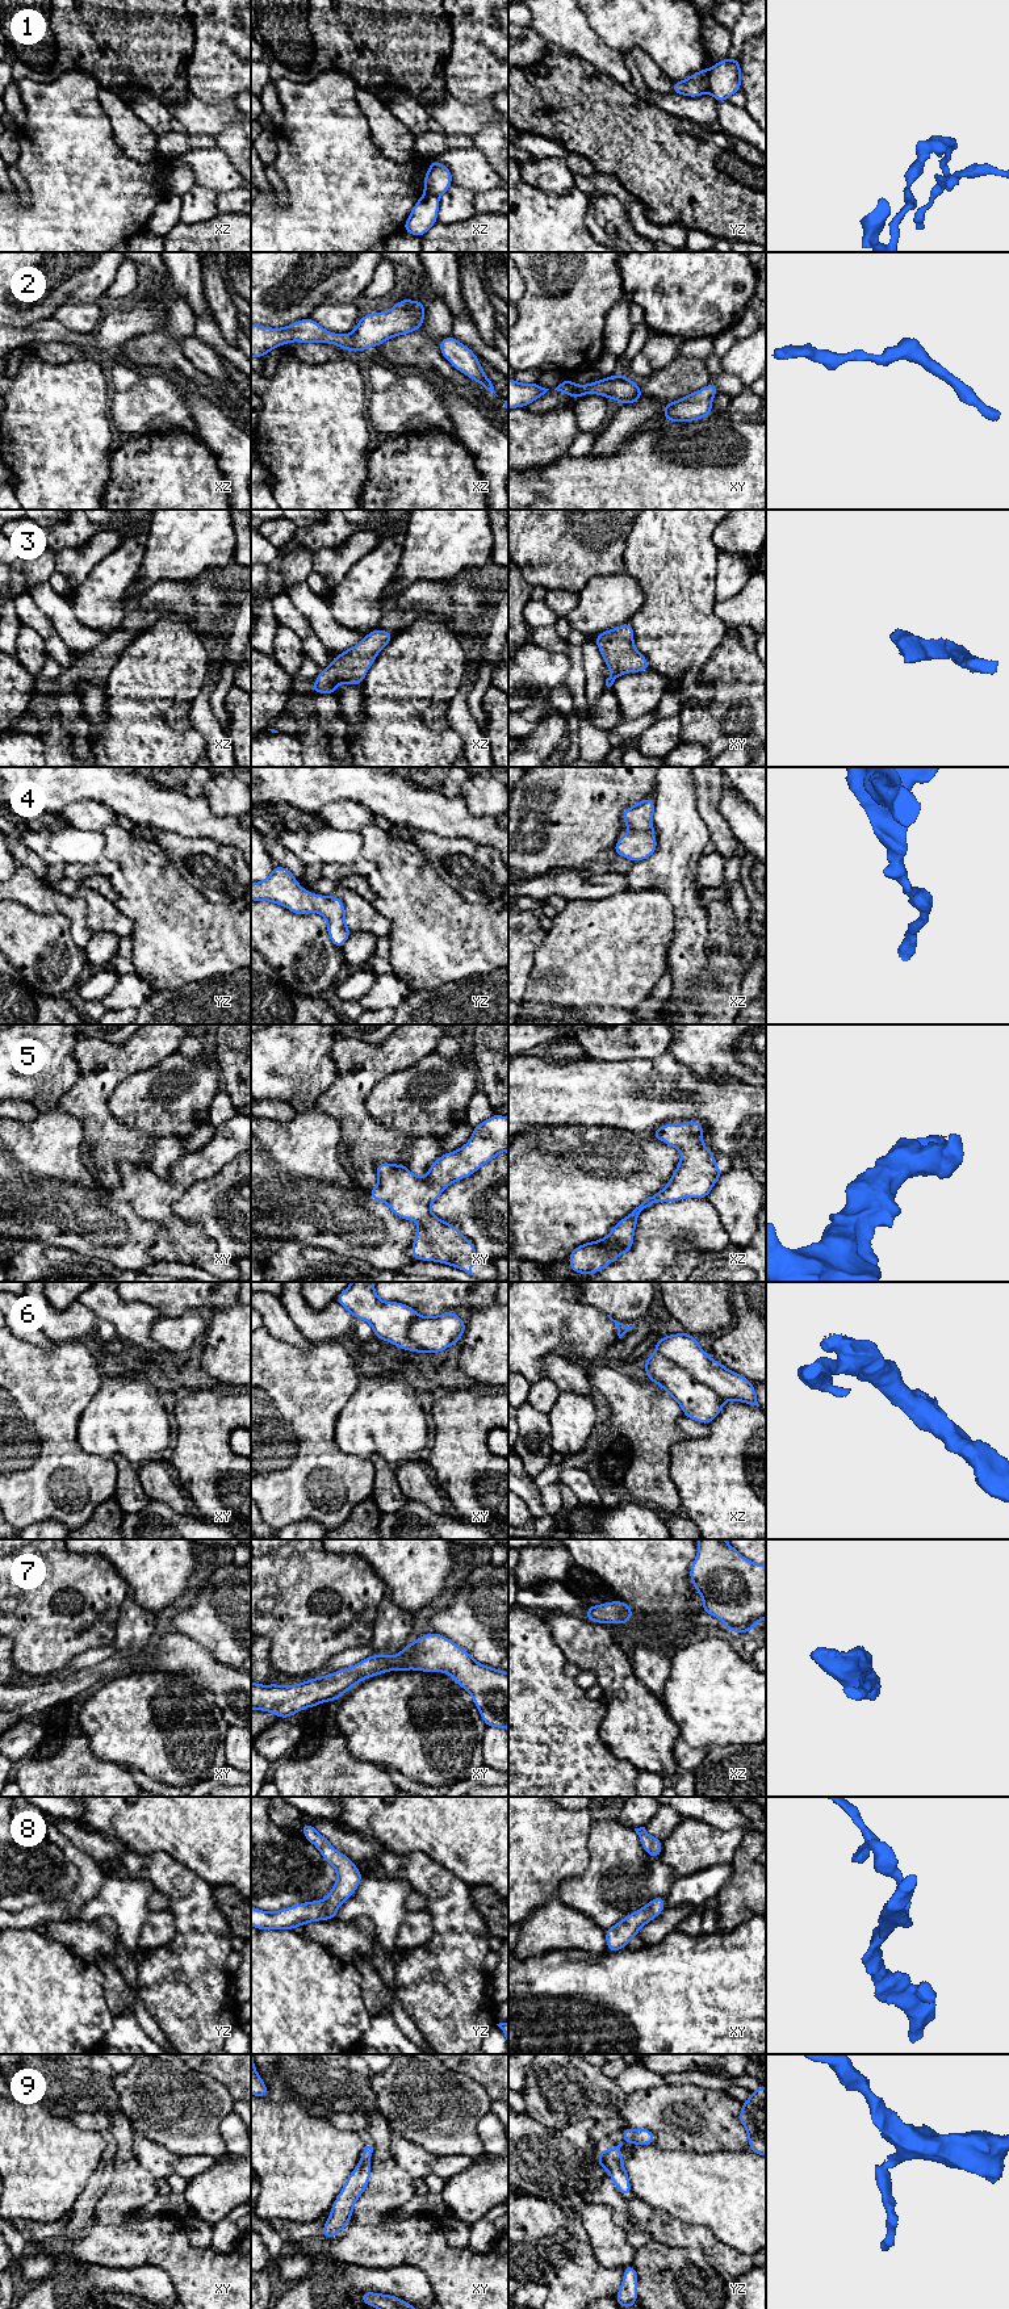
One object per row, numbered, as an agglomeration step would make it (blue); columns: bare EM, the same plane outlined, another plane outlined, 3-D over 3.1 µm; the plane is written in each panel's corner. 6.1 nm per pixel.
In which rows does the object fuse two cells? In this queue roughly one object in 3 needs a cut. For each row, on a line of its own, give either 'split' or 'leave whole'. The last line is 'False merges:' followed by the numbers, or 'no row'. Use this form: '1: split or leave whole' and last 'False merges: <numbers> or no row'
1: split
2: leave whole
3: leave whole
4: leave whole
5: leave whole
6: split
7: leave whole
8: leave whole
9: leave whole
False merges: 1, 6

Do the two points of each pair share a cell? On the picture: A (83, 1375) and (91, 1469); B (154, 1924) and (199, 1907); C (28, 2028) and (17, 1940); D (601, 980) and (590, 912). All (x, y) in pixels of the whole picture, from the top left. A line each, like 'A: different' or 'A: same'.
A: same
B: different
C: same
D: same

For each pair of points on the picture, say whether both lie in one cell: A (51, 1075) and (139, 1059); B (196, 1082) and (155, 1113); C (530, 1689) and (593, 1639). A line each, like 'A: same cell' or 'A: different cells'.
A: different cells
B: same cell
C: different cells

